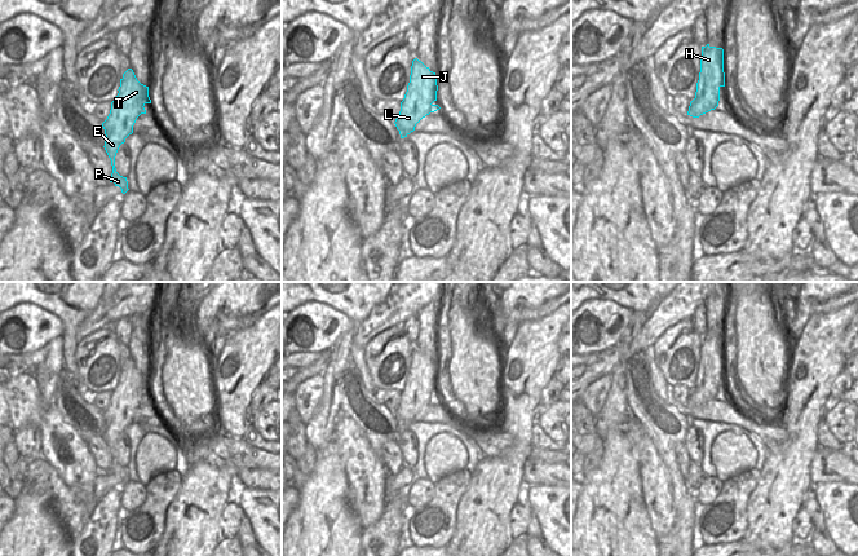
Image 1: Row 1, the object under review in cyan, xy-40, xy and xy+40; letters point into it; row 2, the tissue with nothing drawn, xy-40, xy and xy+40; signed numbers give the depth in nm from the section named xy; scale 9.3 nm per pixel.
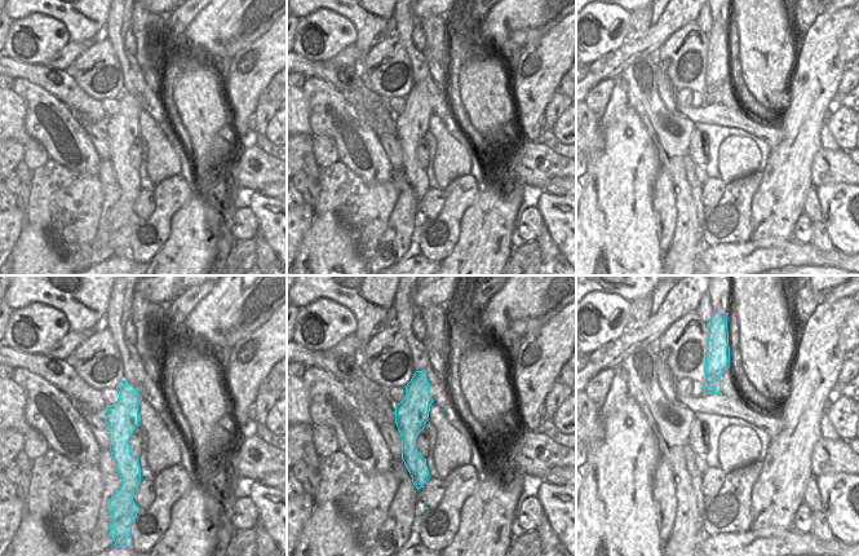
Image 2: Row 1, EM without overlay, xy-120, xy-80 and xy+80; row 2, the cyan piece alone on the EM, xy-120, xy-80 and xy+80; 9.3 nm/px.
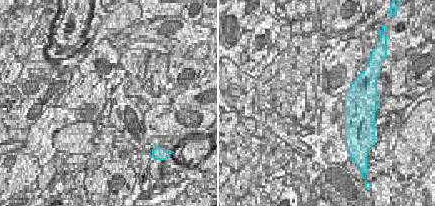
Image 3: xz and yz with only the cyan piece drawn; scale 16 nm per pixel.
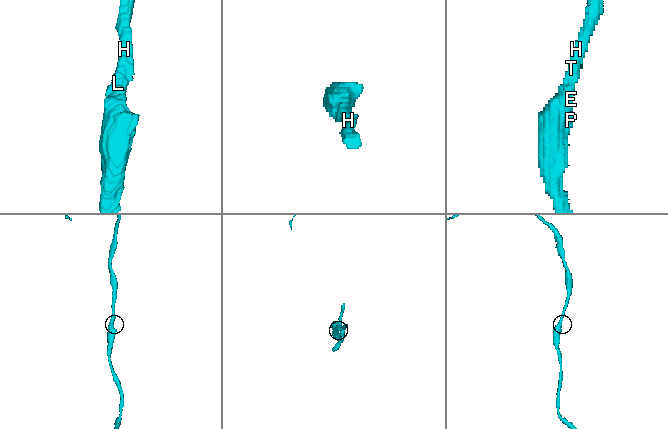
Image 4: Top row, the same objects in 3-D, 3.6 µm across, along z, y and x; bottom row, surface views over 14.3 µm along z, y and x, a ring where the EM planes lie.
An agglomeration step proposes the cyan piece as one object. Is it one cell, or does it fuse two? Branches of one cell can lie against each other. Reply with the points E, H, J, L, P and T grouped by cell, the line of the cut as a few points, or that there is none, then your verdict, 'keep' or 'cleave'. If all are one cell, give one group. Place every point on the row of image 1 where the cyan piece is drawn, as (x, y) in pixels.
E H J L P T; no cut; keep

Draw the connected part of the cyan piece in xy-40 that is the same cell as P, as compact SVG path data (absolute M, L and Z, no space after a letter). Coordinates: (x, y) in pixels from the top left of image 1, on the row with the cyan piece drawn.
M128 69L120 79L116 98L111 102L107 119L102 123L105 129L105 150L111 160L112 173L110 182L121 189L125 194L128 189L127 177L120 176L115 168L115 156L125 138L133 133L133 125L141 114L146 114L145 105L151 103L149 87L141 84L133 70Z

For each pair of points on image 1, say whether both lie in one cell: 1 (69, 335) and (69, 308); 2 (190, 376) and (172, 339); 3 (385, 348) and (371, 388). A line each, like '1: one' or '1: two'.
1: one
2: one
3: two

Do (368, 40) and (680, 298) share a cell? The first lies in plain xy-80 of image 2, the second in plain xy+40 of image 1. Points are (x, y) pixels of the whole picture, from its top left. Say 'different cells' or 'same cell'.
different cells

